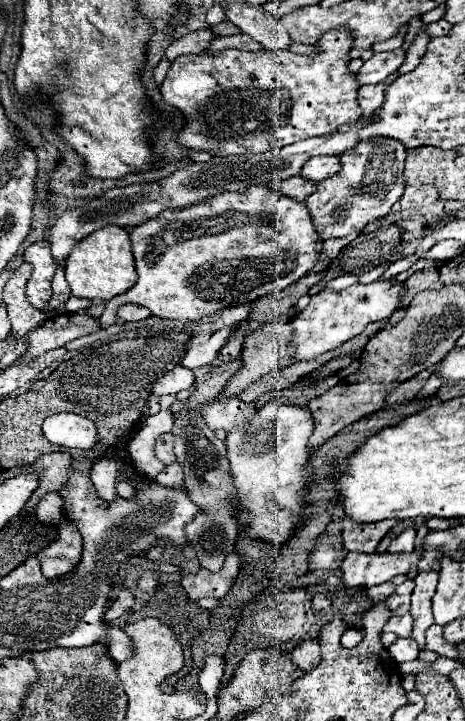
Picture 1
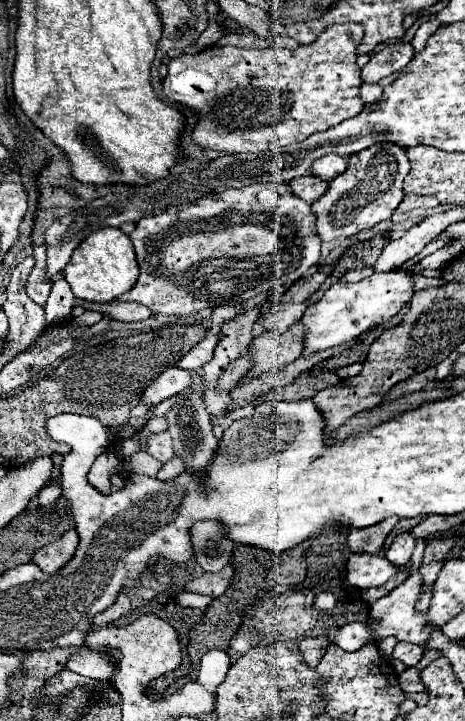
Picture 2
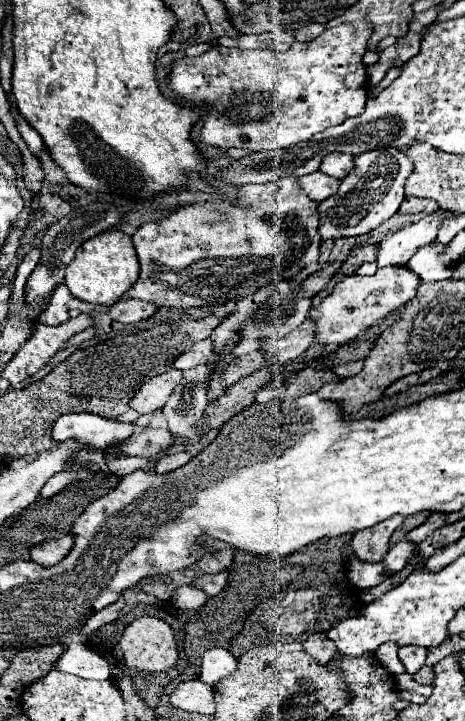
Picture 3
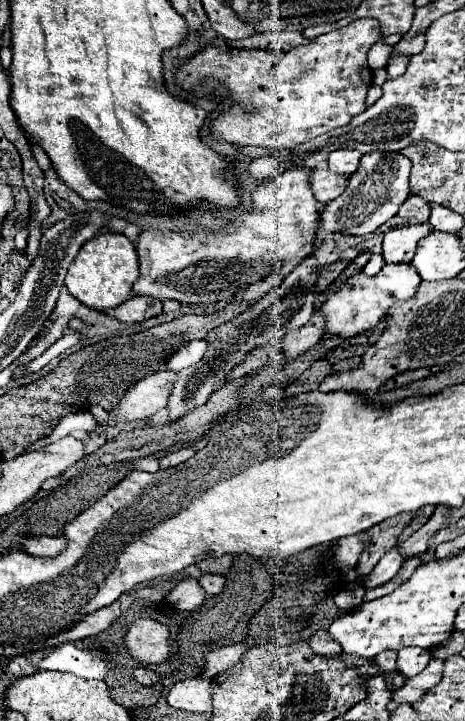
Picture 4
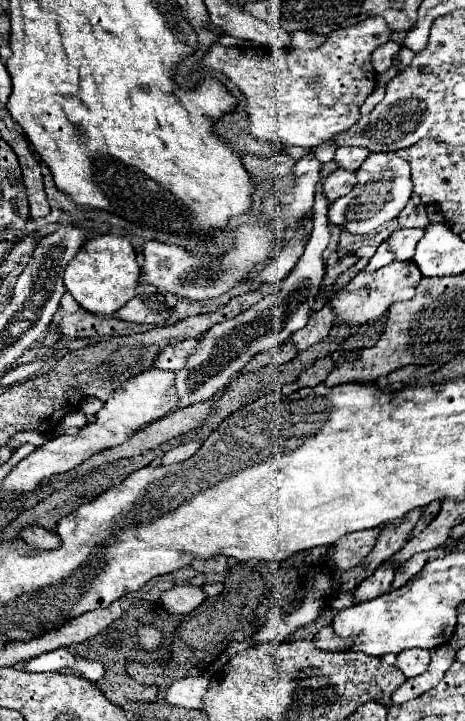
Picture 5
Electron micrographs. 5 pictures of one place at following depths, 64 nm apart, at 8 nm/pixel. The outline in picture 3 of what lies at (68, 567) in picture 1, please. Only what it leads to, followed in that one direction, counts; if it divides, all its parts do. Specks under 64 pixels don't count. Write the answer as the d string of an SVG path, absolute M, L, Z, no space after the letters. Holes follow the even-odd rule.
M66 534L66 536L58 538L58 540L46 540L46 542L38 544L38 546L34 546L30 550L30 556L40 566L54 566L60 560L64 560L64 556L68 556L72 546L74 546L74 536Z

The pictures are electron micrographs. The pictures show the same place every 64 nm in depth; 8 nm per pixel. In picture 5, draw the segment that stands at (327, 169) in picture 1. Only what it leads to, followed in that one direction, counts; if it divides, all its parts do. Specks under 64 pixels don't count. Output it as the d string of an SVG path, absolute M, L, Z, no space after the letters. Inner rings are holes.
M342 146L336 150L334 154L334 160L338 162L338 168L344 168L344 170L358 170L360 164L364 162L364 158L368 156L370 152L366 148L348 148L348 146Z

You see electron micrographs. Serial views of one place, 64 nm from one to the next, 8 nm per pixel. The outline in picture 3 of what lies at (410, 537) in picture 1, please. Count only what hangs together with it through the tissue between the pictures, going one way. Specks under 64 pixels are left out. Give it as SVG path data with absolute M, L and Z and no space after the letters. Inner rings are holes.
M402 538L400 542L396 542L390 550L388 550L388 554L384 556L384 564L386 564L386 570L390 572L390 574L394 574L394 572L400 572L400 568L404 568L406 564L408 564L408 560L410 560L410 554L414 552L414 544L408 540L408 538Z

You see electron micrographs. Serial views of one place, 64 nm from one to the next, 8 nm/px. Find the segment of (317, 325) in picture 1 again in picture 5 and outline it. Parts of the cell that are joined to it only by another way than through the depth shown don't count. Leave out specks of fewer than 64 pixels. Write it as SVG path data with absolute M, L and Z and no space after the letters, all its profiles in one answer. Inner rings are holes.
M390 262L388 266L380 268L378 272L356 274L340 292L336 298L330 300L330 308L336 314L336 324L346 324L350 328L358 328L370 322L376 322L394 302L408 300L414 296L414 290L420 282L422 274L416 268L414 262Z

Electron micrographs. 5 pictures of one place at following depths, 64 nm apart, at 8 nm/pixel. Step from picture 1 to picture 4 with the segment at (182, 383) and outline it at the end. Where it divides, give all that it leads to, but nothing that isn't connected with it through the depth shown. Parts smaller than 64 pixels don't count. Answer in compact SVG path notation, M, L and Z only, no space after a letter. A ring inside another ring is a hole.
M172 370L146 376L126 392L126 396L118 402L116 412L110 412L110 416L116 418L116 422L142 420L154 416L158 410L166 408L168 394L174 382L176 382L176 372Z

